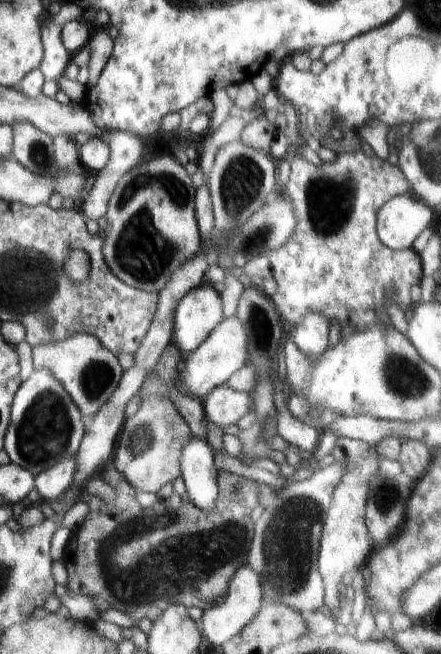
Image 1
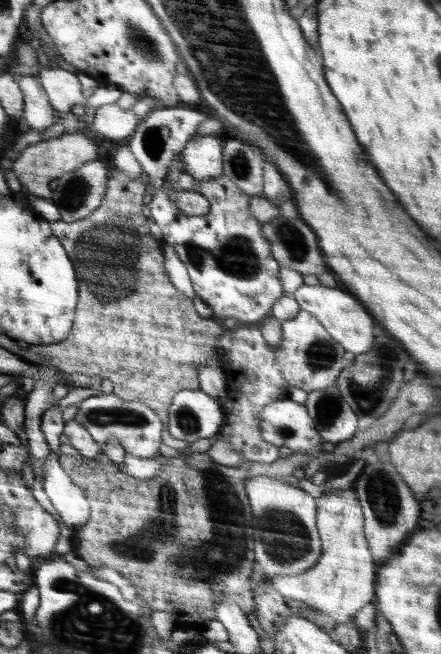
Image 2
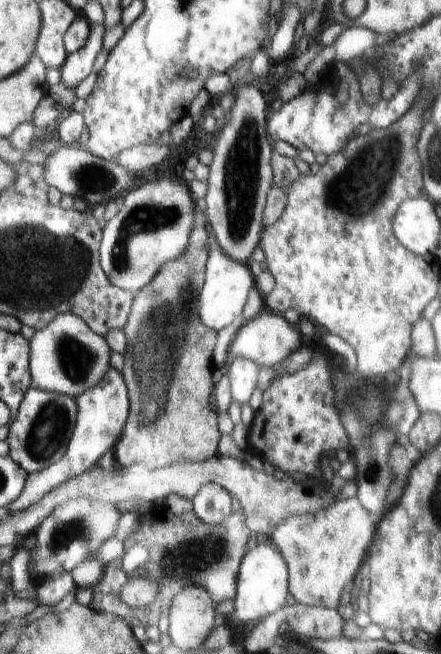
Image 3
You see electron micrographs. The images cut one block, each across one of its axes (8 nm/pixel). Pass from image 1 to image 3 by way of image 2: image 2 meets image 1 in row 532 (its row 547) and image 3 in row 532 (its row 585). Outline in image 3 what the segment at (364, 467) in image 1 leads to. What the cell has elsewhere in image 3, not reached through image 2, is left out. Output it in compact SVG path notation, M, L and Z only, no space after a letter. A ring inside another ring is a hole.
M349 497L341 501L334 501L328 508L319 510L316 514L306 513L300 516L288 516L284 522L278 523L274 534L269 538L284 556L289 564L289 591L297 603L337 608L342 592L349 588L356 576L356 572L367 557L367 548L374 538L374 522L369 513L358 500L358 497Z

